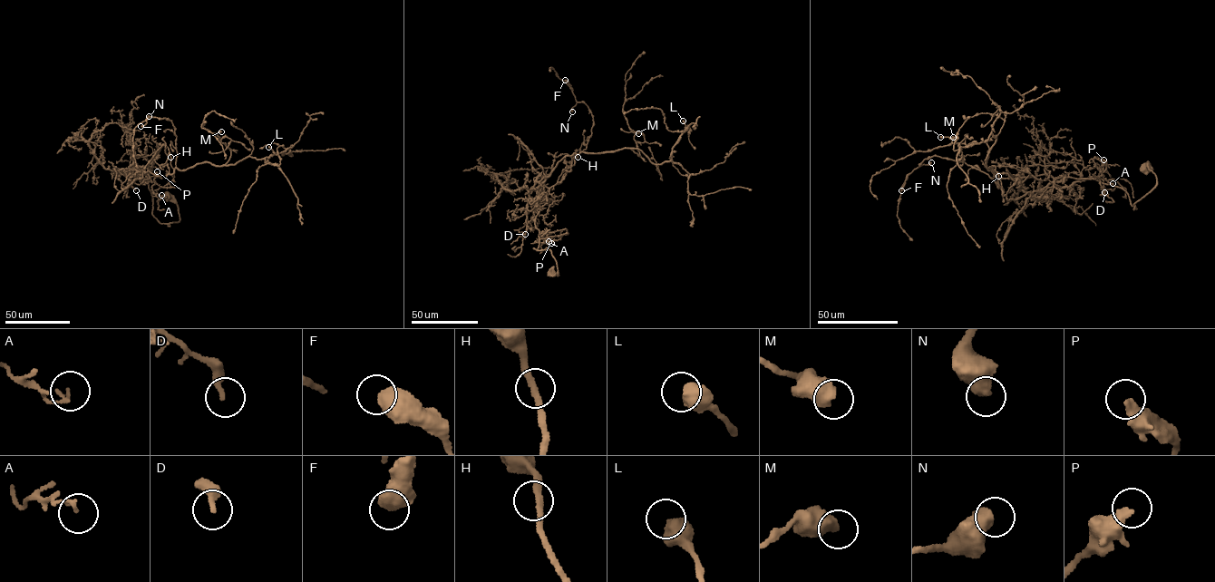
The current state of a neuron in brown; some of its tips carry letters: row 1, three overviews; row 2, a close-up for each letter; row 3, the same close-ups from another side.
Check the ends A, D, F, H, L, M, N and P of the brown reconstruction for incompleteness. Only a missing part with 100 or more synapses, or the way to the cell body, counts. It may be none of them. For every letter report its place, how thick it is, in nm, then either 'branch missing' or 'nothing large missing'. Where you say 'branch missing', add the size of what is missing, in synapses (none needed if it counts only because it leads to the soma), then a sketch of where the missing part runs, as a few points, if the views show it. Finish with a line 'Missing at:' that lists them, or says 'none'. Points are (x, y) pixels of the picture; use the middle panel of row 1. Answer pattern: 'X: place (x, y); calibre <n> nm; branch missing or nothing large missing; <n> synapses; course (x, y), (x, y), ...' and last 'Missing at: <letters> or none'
A: place (549, 241); calibre 140 nm; nothing large missing
D: place (525, 234); calibre 200 nm; nothing large missing
F: place (565, 80); calibre 600 nm; nothing large missing
H: place (578, 157); calibre 240 nm; nothing large missing
L: place (683, 121); calibre 650 nm; nothing large missing
M: place (638, 133); calibre 650 nm; nothing large missing
N: place (572, 111); calibre 650 nm; nothing large missing
P: place (551, 243); calibre 440 nm; nothing large missing
Missing at: none

